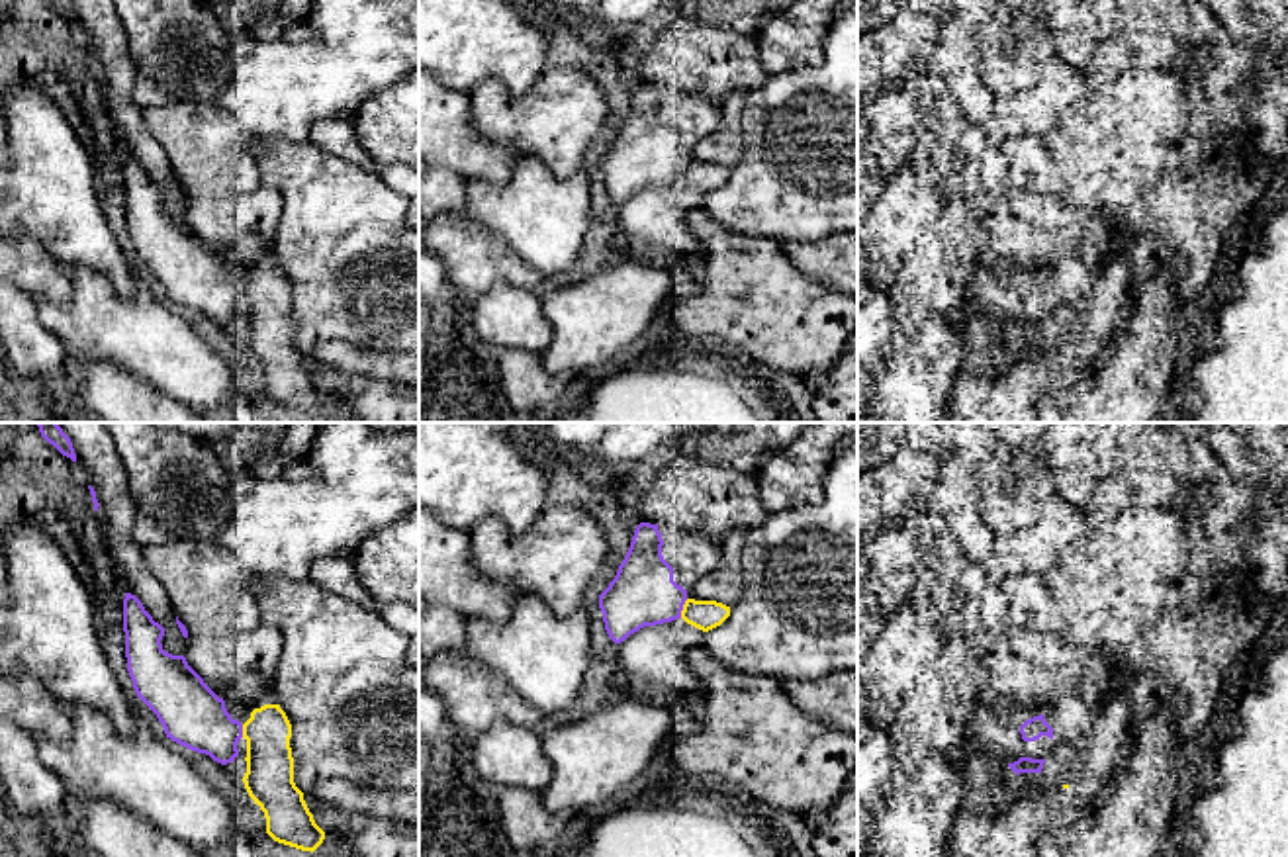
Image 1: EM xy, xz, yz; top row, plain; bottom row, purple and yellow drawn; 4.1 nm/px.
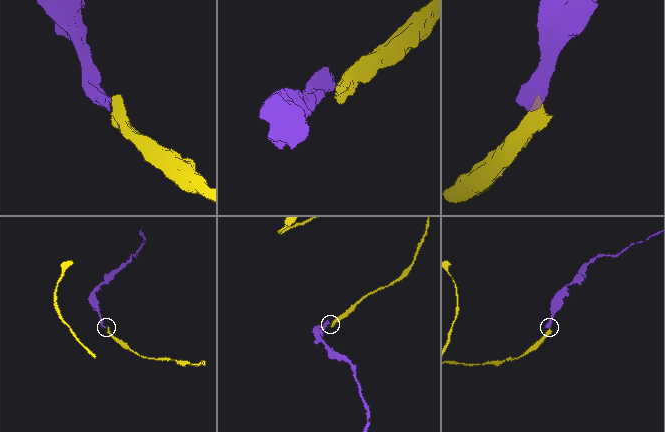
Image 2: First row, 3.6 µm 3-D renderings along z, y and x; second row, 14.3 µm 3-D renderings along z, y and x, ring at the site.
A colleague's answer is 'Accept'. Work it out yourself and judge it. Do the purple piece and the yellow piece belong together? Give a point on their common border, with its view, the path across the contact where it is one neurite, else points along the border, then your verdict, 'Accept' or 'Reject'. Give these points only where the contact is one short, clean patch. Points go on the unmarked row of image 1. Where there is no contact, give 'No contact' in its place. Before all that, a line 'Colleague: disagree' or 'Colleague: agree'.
Colleague: disagree
Touches purple at xz (682, 171). Reject

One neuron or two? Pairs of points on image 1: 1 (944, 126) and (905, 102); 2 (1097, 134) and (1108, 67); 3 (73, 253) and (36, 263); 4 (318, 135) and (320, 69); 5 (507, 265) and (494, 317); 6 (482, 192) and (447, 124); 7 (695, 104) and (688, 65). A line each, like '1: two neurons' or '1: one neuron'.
1: one neuron
2: two neurons
3: two neurons
4: two neurons
5: two neurons
6: two neurons
7: two neurons

